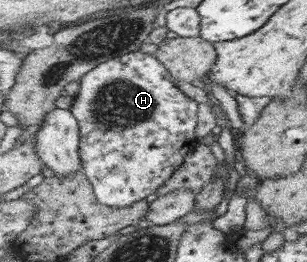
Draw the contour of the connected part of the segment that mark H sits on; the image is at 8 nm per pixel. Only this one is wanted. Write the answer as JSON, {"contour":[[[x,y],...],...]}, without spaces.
{"contour":[[[137,51],[105,61],[87,73],[80,83],[70,111],[81,126],[81,160],[83,171],[94,185],[98,200],[111,207],[126,208],[153,195],[174,177],[185,163],[187,155],[198,144],[197,101],[187,97],[177,85],[172,74],[154,54]]]}

